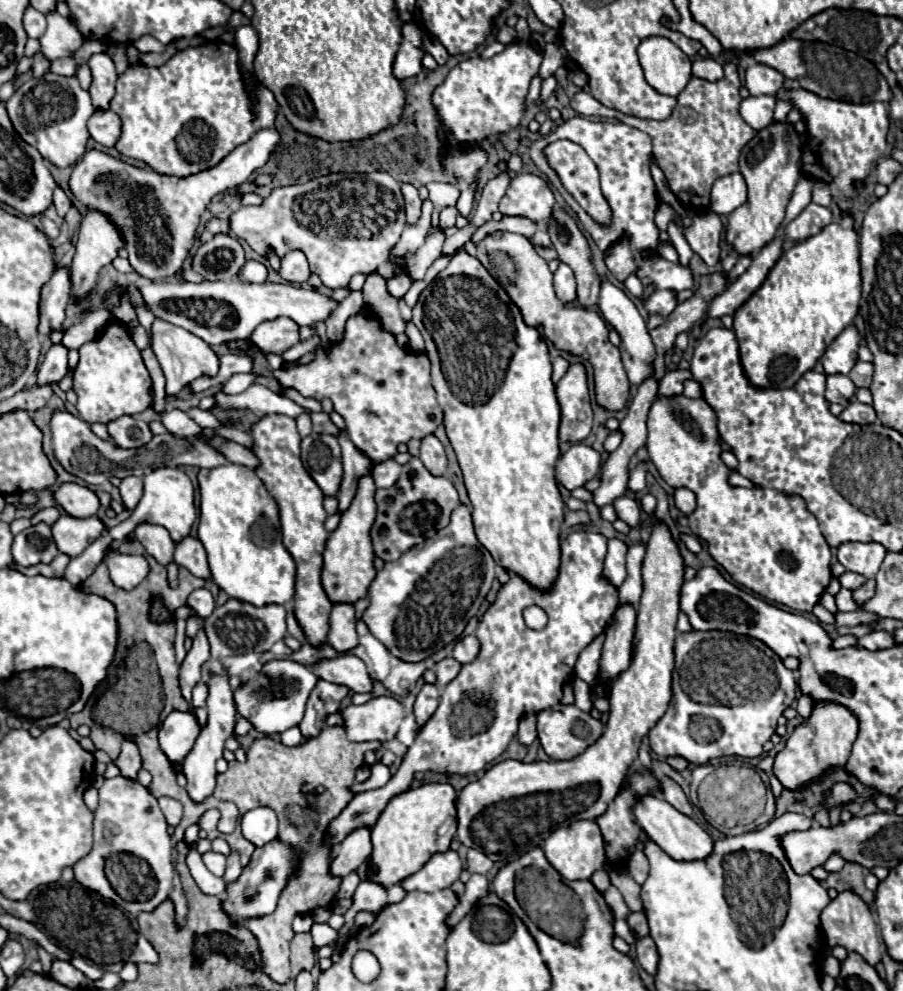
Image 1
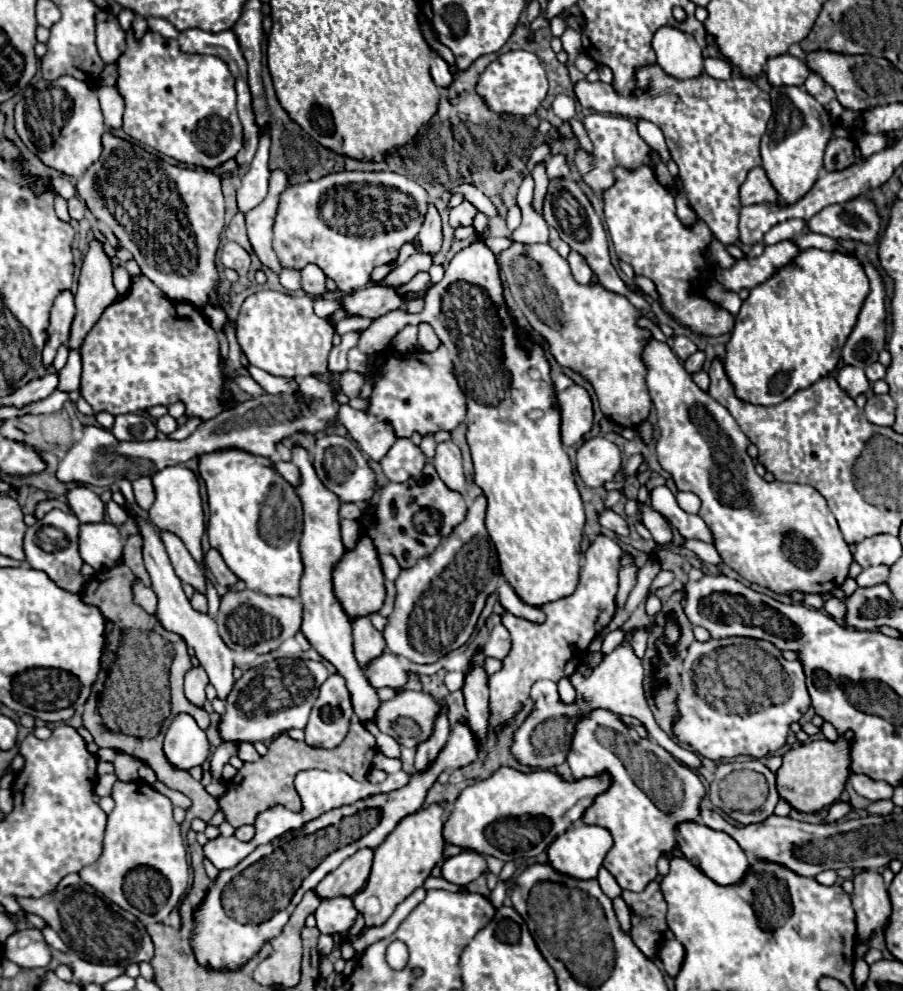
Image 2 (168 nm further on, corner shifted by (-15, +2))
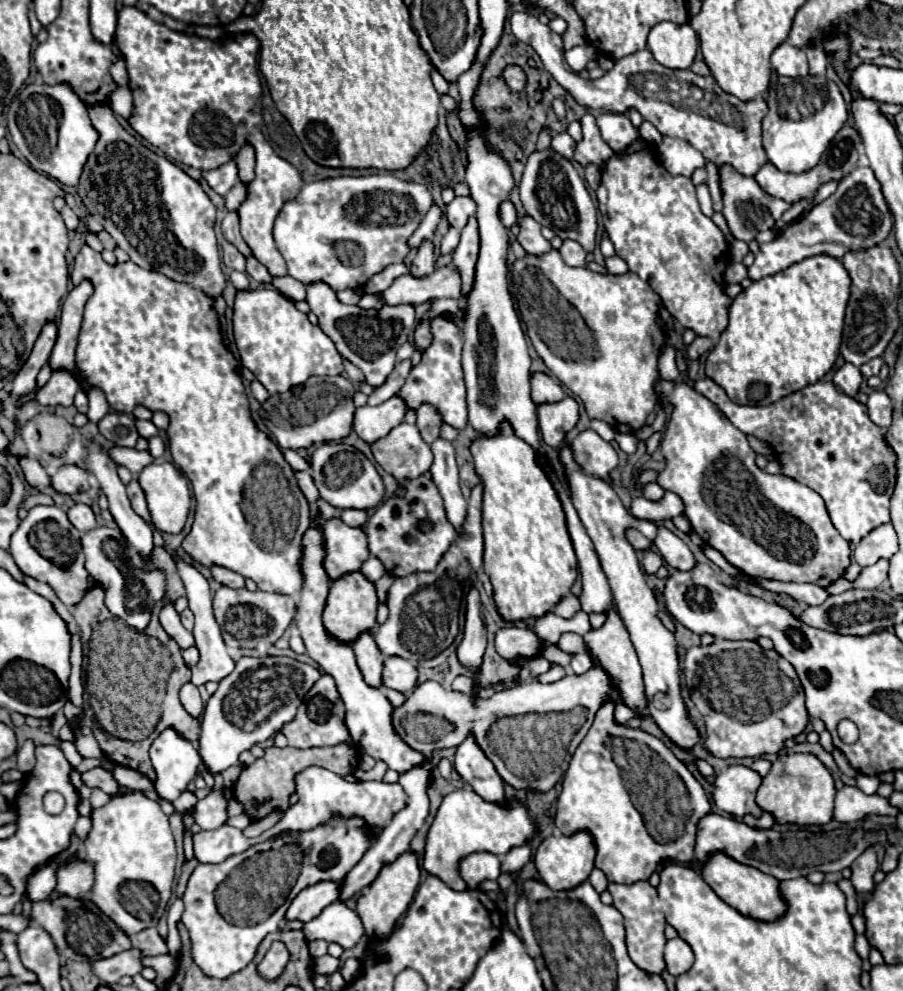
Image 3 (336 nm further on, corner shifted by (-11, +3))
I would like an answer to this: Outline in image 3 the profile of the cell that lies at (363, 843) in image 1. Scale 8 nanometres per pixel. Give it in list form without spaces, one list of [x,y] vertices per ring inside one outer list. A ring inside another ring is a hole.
[[[324,880],[324,882],[318,882],[318,884],[304,888],[304,892],[300,892],[300,896],[296,896],[296,900],[292,900],[292,904],[286,912],[286,918],[290,918],[290,920],[296,918],[302,922],[312,920],[328,904],[332,904],[340,898],[342,882],[344,880]]]

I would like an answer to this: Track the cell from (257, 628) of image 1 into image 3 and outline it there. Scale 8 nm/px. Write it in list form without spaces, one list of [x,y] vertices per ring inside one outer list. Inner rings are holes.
[[[222,586],[214,594],[214,616],[226,646],[238,646],[238,648],[258,648],[260,644],[270,646],[286,632],[294,614],[296,614],[296,602],[284,594],[272,594],[262,590],[250,592],[246,588],[234,590],[228,586]]]

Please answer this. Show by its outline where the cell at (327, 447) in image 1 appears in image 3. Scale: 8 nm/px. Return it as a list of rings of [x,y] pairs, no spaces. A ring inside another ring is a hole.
[[[326,442],[312,452],[310,476],[314,478],[320,496],[340,510],[344,508],[368,510],[376,508],[376,504],[384,500],[384,484],[374,464],[360,450],[342,442]]]

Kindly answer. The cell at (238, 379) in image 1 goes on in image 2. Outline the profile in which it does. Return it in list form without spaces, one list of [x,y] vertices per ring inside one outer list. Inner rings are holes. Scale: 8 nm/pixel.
[[[190,419],[184,427],[180,427],[180,429],[176,429],[176,433],[170,433],[168,435],[168,439],[174,439],[174,441],[182,441],[182,439],[188,439],[194,431],[196,431],[196,427],[200,425],[202,421],[200,419]]]

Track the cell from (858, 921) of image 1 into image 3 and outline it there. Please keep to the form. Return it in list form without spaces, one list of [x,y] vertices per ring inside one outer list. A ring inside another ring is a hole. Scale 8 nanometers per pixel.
[[[864,852],[862,856],[858,856],[854,862],[852,862],[852,884],[854,884],[854,890],[858,894],[872,894],[874,890],[874,872],[878,870],[878,860],[876,860],[876,852]]]

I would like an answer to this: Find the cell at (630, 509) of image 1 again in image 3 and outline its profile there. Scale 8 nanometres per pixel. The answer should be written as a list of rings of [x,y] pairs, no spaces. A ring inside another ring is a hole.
[[[658,524],[658,534],[654,538],[654,546],[664,558],[664,562],[676,570],[692,570],[696,560],[690,552],[690,548],[668,528]]]

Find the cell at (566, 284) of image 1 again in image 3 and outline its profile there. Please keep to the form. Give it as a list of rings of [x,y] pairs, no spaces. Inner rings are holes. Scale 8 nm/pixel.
[[[566,240],[560,248],[560,254],[568,266],[586,266],[586,252],[574,240]]]

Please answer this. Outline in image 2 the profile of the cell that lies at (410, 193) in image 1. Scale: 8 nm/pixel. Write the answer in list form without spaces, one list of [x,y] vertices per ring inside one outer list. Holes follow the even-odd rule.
[[[434,205],[428,207],[426,221],[424,221],[420,233],[416,235],[416,241],[420,243],[420,251],[422,253],[428,253],[432,257],[436,257],[440,253],[440,247],[442,247],[442,225],[440,225],[440,215],[438,215]]]

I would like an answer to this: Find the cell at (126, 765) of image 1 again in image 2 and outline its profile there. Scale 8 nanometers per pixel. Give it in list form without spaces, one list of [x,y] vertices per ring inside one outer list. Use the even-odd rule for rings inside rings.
[[[118,753],[118,757],[114,759],[114,773],[118,777],[118,781],[138,781],[138,767],[144,765],[142,761],[138,761],[132,755],[126,753]]]

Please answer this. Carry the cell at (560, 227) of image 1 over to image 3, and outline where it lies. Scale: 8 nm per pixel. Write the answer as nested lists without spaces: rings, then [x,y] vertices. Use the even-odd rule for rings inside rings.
[[[544,150],[534,152],[528,158],[526,170],[522,174],[520,182],[520,200],[524,204],[524,210],[534,216],[538,222],[546,222],[546,216],[550,218],[550,228],[556,236],[562,240],[574,240],[578,242],[586,252],[592,252],[596,248],[596,208],[594,202],[586,190],[584,180],[578,176],[574,166],[564,160],[564,156]]]

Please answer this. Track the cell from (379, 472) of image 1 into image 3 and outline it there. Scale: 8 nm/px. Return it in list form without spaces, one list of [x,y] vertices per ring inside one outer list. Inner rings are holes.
[[[398,424],[384,440],[372,444],[376,462],[396,480],[416,478],[432,466],[430,446],[412,424]]]

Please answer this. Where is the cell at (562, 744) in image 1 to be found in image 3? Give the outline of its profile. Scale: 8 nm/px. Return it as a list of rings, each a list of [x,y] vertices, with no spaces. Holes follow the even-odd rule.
[[[604,704],[564,774],[562,794],[556,800],[554,822],[566,836],[578,830],[592,832],[596,842],[596,868],[602,870],[610,882],[634,884],[638,880],[648,880],[662,858],[690,862],[694,858],[696,822],[710,810],[712,806],[702,784],[682,762],[678,762],[672,750],[662,740],[640,728],[618,724],[614,720],[614,704]]]

